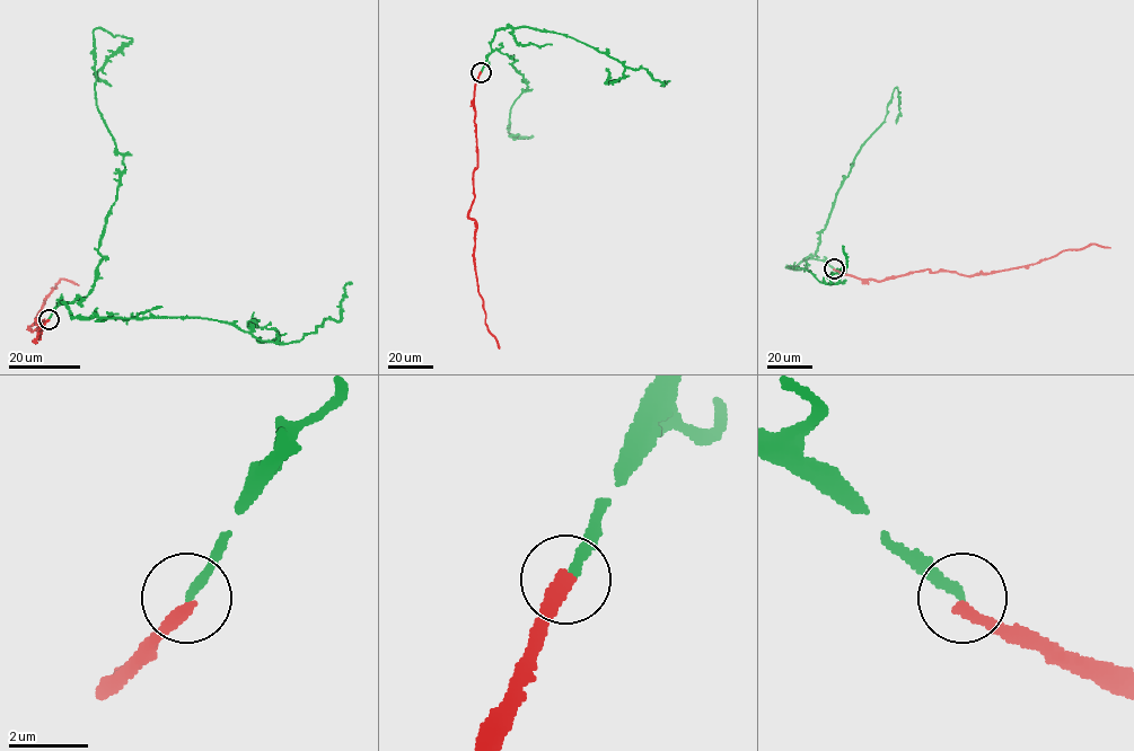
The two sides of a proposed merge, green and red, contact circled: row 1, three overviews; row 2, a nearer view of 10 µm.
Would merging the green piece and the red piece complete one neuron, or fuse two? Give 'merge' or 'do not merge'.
do not merge

